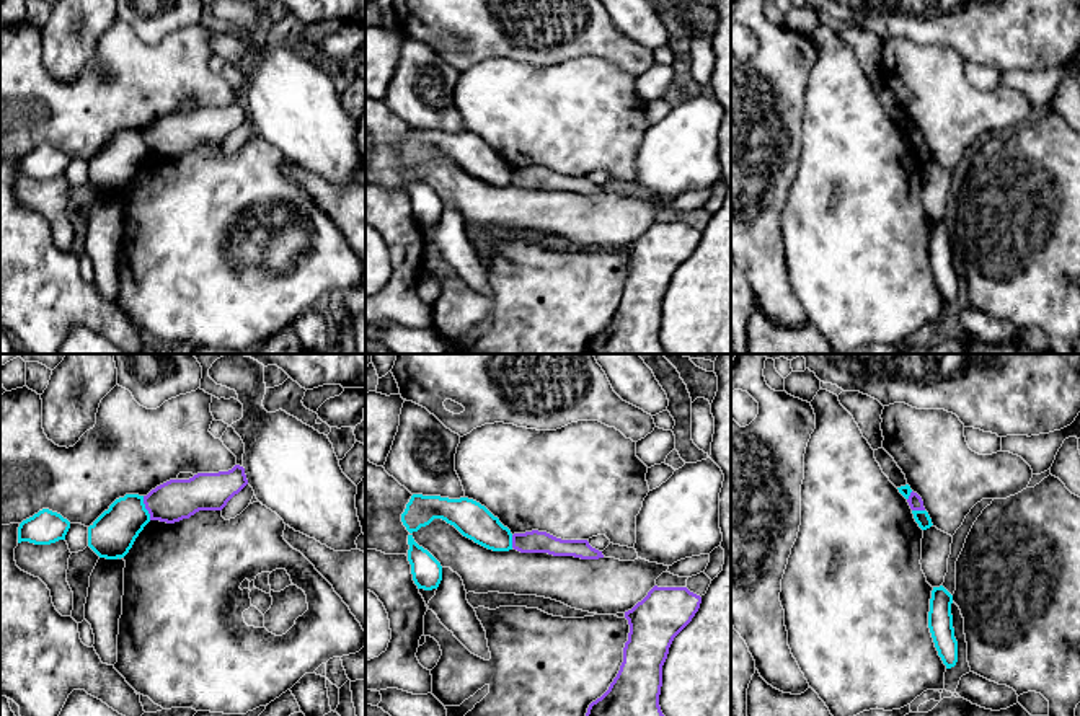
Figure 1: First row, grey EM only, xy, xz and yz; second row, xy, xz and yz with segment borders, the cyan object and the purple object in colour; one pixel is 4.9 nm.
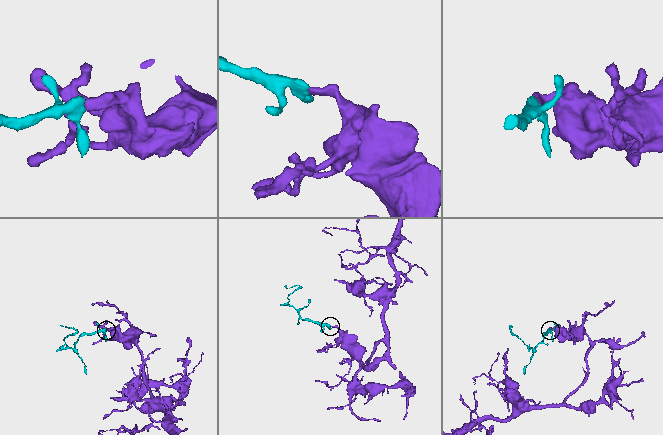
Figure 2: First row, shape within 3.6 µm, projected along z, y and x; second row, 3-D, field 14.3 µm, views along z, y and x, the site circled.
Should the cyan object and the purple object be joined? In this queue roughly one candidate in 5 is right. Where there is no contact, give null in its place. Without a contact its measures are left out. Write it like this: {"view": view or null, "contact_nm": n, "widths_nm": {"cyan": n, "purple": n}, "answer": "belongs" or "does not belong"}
{"view": "xy", "contact_nm": 130, "widths_nm": {"cyan": 220, "purple": 200}, "answer": "does not belong"}

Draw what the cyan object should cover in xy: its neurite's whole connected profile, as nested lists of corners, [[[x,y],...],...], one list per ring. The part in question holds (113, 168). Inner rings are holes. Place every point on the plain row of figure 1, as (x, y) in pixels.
[[[126,129],[88,161],[88,181],[100,192],[121,194],[148,157],[144,130]]]

